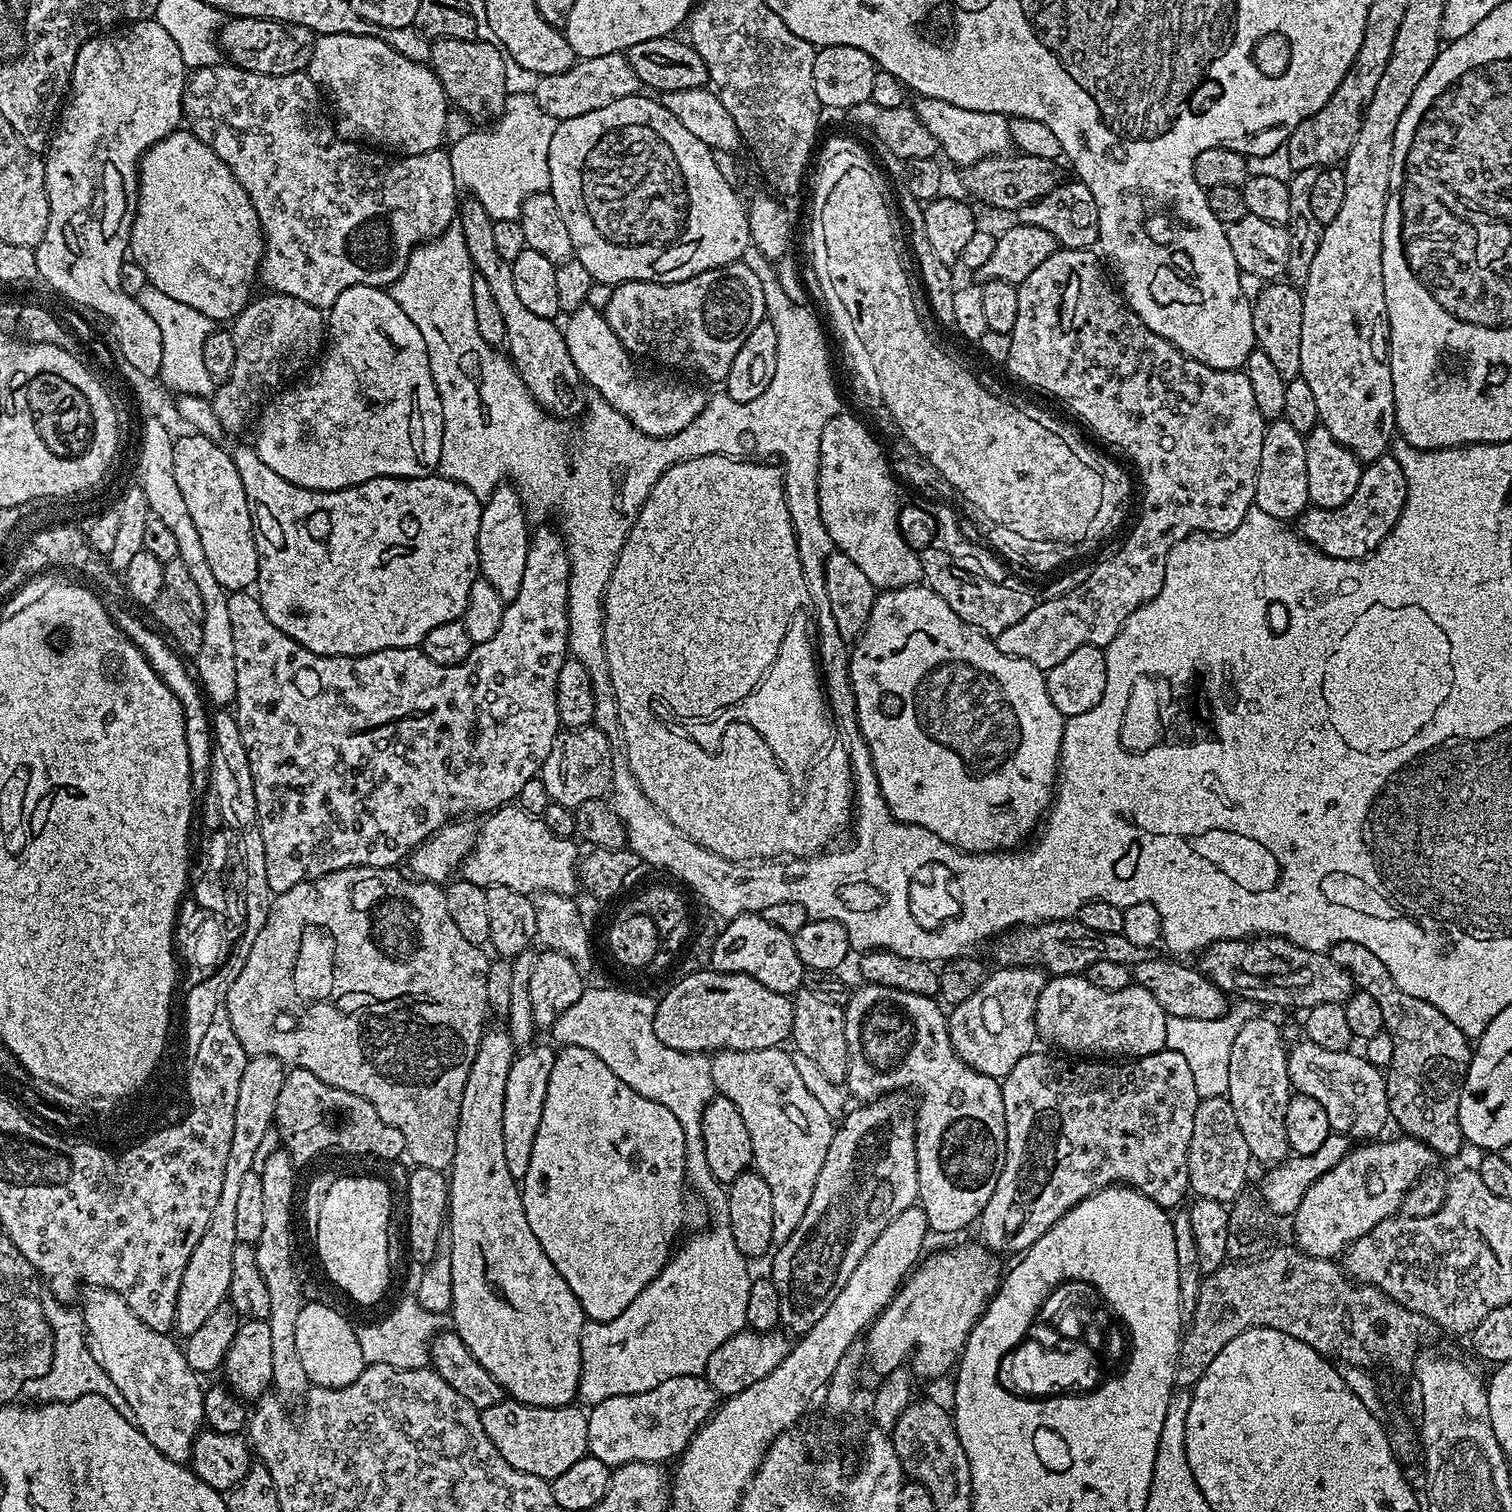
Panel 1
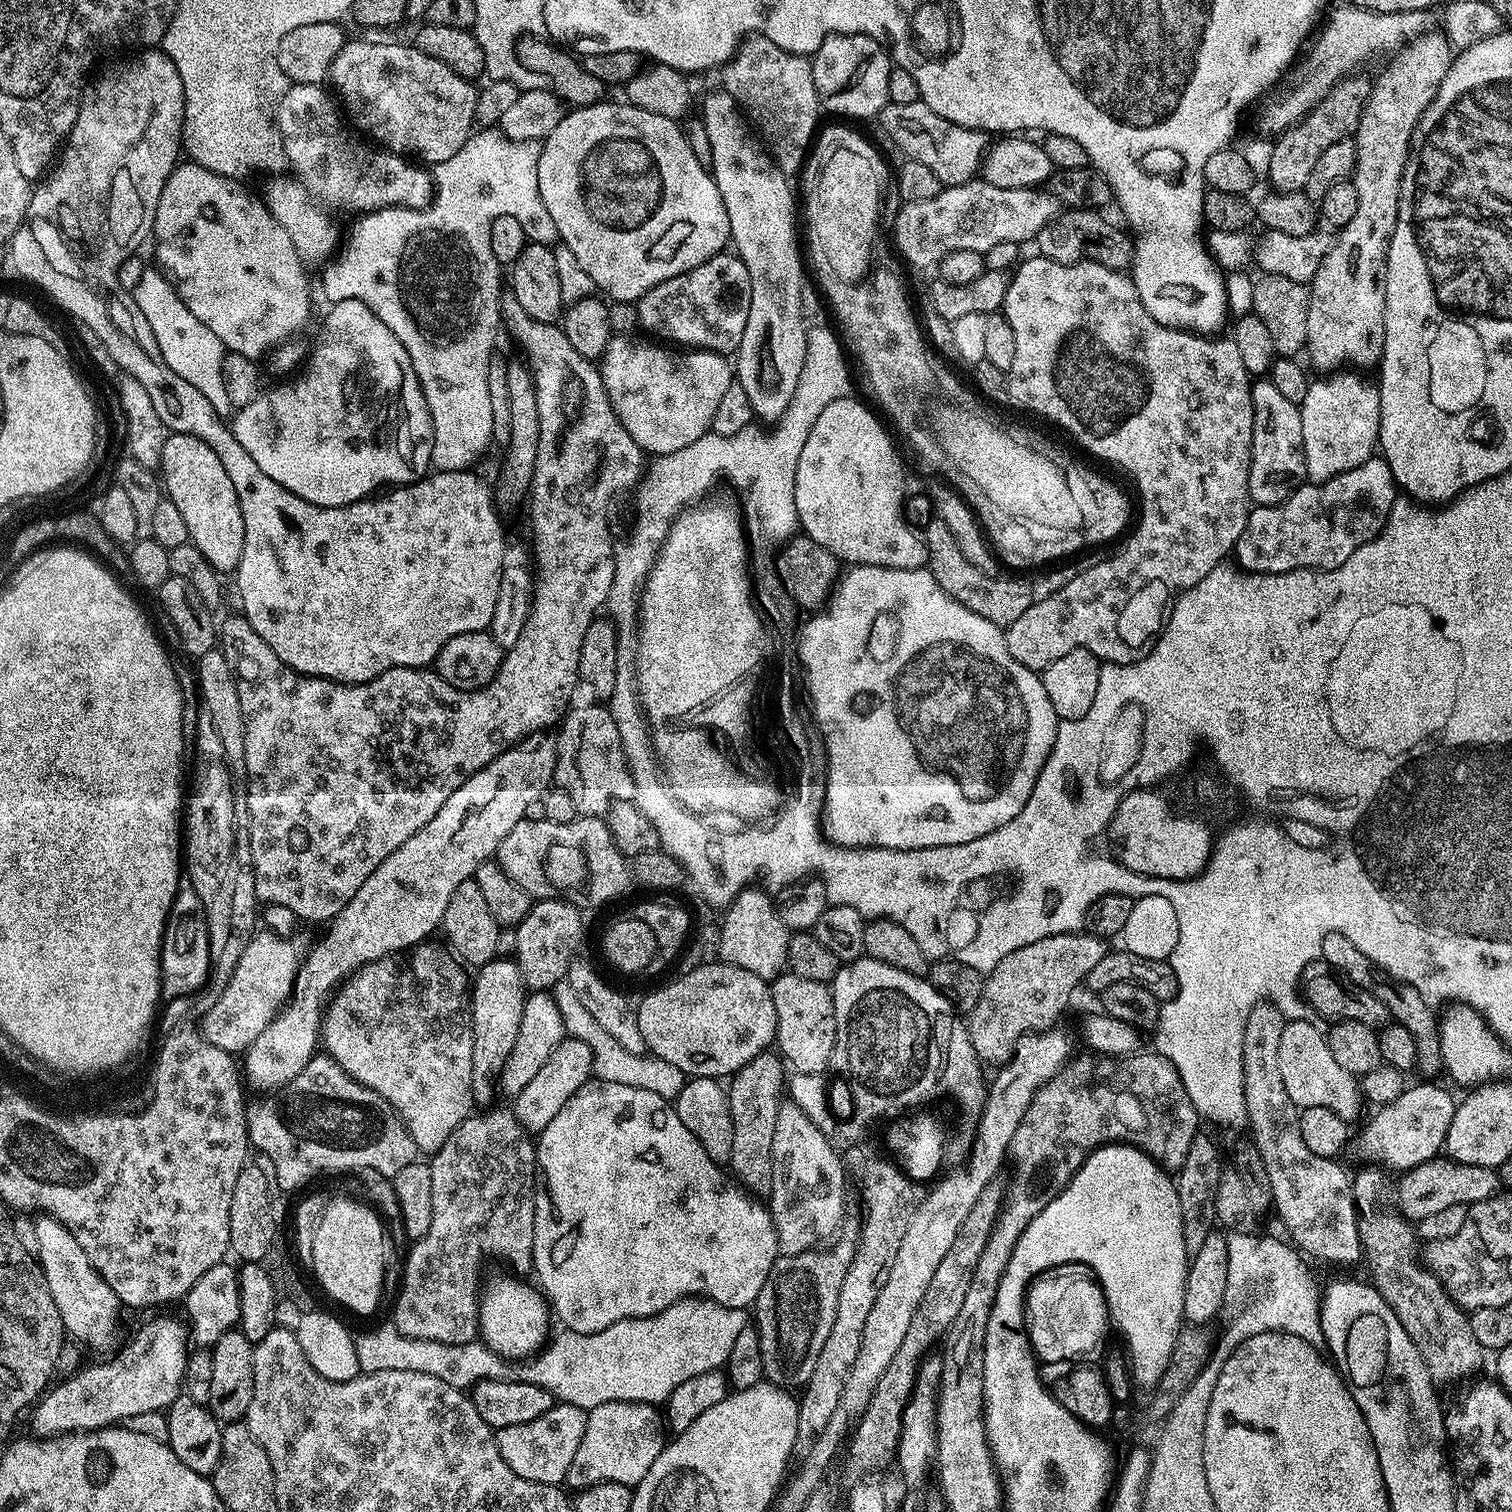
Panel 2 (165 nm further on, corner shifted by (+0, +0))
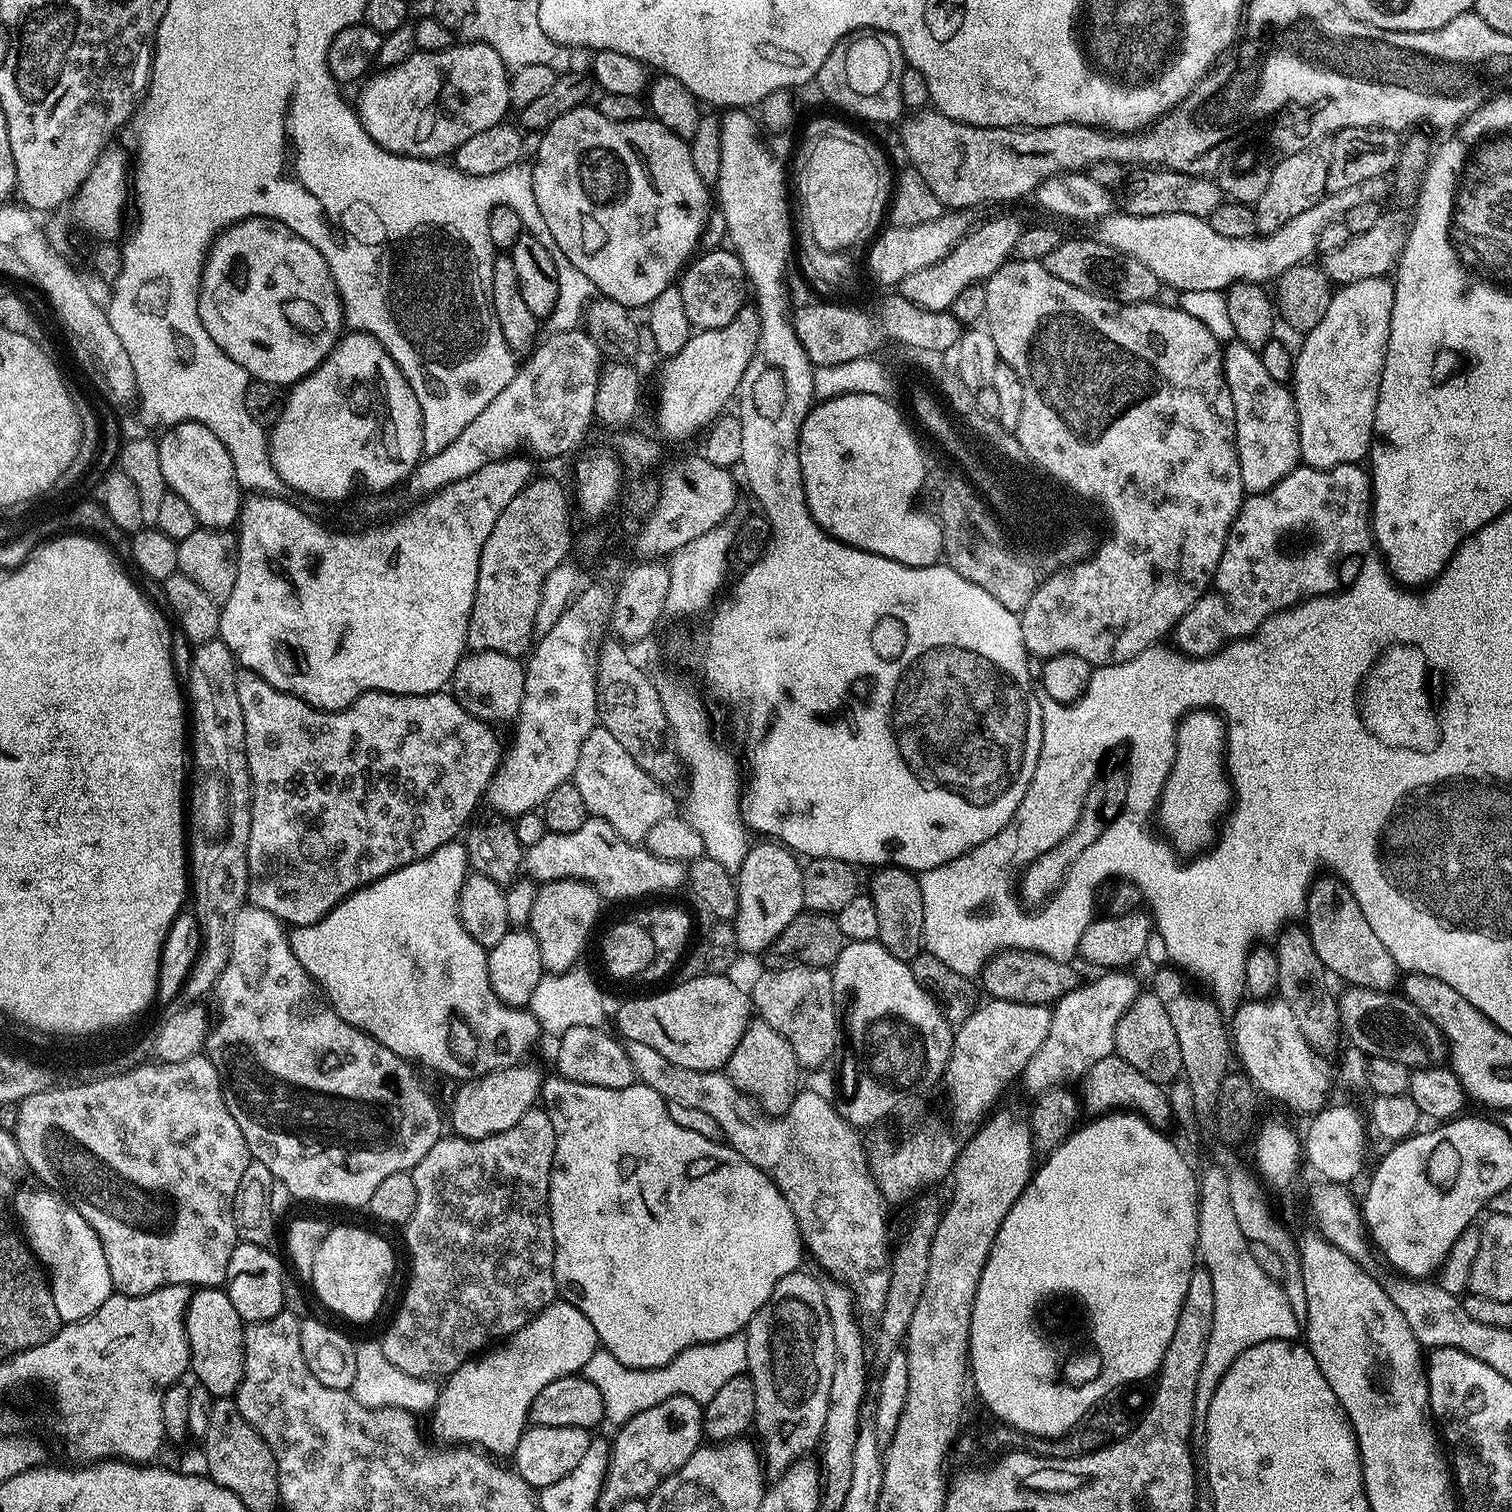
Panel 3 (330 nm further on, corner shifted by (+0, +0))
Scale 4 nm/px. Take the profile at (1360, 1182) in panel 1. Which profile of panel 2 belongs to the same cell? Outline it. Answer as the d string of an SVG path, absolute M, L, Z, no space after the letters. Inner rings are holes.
M1437 1158L1410 1169L1399 1177L1400 1185L1394 1188L1394 1199L1401 1214L1415 1222L1426 1218L1446 1206L1471 1206L1501 1191L1500 1173L1495 1168L1457 1164L1444 1158Z

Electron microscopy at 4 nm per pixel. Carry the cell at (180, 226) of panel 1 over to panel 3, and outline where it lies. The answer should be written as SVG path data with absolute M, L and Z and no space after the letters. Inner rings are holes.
M247 216L244 220L225 228L211 242L211 247L204 257L204 269L200 275L200 290L196 294L196 305L198 306L198 318L202 318L202 326L206 326L206 334L219 346L238 366L248 371L252 380L261 380L267 384L277 386L291 386L297 384L303 376L308 376L319 366L323 360L332 352L332 347L342 335L342 321L344 310L340 306L340 296L336 292L336 284L332 280L330 270L326 266L326 258L306 242L306 238L298 238L282 222L278 222L269 216Z

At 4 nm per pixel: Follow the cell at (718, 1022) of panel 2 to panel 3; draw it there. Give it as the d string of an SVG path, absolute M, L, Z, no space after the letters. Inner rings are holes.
M725 974L700 975L652 996L626 1001L616 1014L619 1035L625 1041L645 1043L675 1065L699 1072L721 1071L752 1018L751 995L737 988Z

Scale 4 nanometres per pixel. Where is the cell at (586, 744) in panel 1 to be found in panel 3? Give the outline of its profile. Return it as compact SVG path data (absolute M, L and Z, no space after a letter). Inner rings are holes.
M597 726L590 734L586 734L581 749L578 750L578 766L574 770L571 783L578 786L589 813L595 819L610 822L610 826L614 826L614 830L618 830L618 834L626 838L629 844L639 845L650 832L650 826L654 826L658 818L666 815L665 789L650 774L646 774L646 770L642 770L642 766L638 766L638 762L634 762L630 754L626 754L626 749L618 743L618 738L614 738L614 734L610 734L610 730L602 726Z

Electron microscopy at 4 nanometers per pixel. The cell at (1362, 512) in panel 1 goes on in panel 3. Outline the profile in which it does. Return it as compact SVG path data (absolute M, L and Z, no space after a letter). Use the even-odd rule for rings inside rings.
M1343 464L1333 468L1298 466L1289 476L1282 478L1282 482L1275 484L1269 492L1257 492L1249 495L1245 499L1244 505L1238 510L1234 522L1228 530L1224 553L1218 562L1218 570L1212 579L1211 588L1205 592L1202 598L1198 598L1198 602L1194 602L1192 609L1176 623L1174 637L1176 636L1177 642L1175 641L1175 643L1179 646L1179 649L1194 657L1207 656L1219 651L1225 644L1237 638L1251 636L1265 618L1274 615L1276 612L1283 612L1291 608L1293 604L1307 600L1310 596L1326 596L1333 592L1339 592L1342 587L1340 579L1344 576L1344 560L1350 559L1351 556L1361 555L1360 557L1363 557L1365 555L1363 552L1368 547L1371 549L1374 544L1372 535L1372 478L1365 469L1364 472L1362 469L1363 467L1360 464Z

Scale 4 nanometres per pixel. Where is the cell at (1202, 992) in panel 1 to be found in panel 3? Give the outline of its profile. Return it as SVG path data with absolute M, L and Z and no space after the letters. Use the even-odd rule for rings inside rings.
M1005 949L995 954L980 973L988 996L995 1000L1016 1001L1026 1005L1053 1005L1083 983L1073 963L1056 960L1041 952Z

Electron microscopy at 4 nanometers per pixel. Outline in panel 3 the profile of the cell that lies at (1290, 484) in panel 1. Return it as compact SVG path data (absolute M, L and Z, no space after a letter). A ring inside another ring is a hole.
M1239 342L1224 348L1224 377L1226 386L1230 386L1230 398L1234 398L1236 449L1244 491L1248 494L1269 492L1301 463L1296 397L1288 384L1279 384L1270 378L1257 349Z

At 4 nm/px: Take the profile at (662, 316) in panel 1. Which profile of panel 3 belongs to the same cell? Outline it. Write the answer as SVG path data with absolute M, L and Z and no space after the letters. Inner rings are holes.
M708 250L705 256L697 255L679 277L682 305L693 329L721 328L726 322L734 322L738 310L746 306L747 300L744 299L749 299L750 285L739 256L732 250L722 251Z

